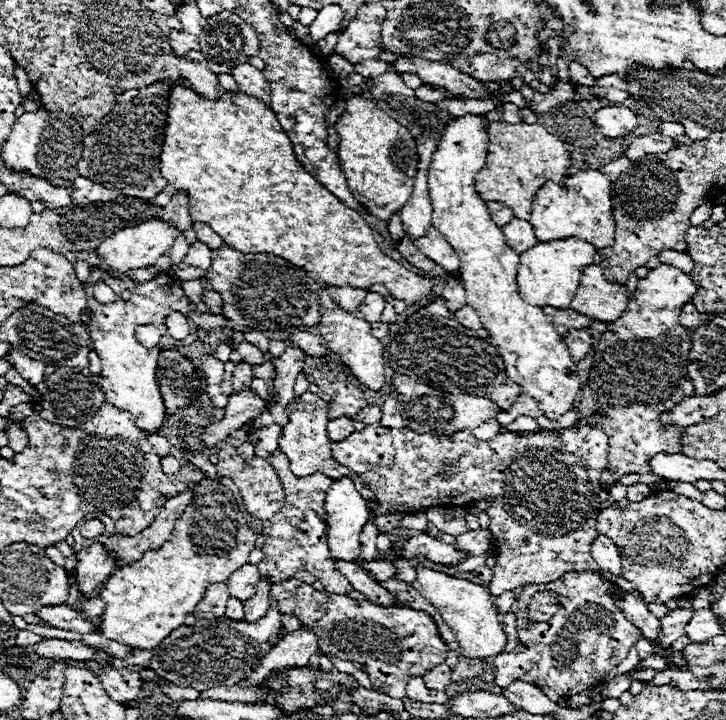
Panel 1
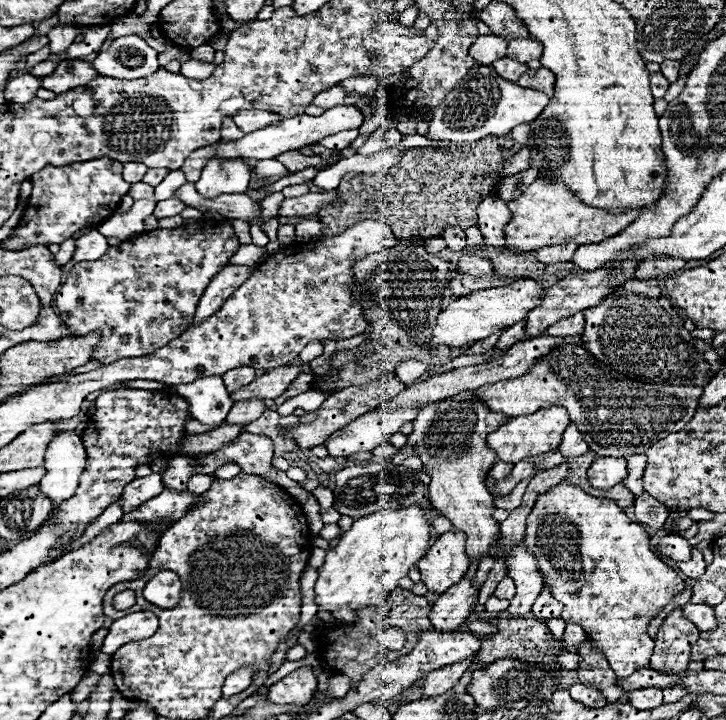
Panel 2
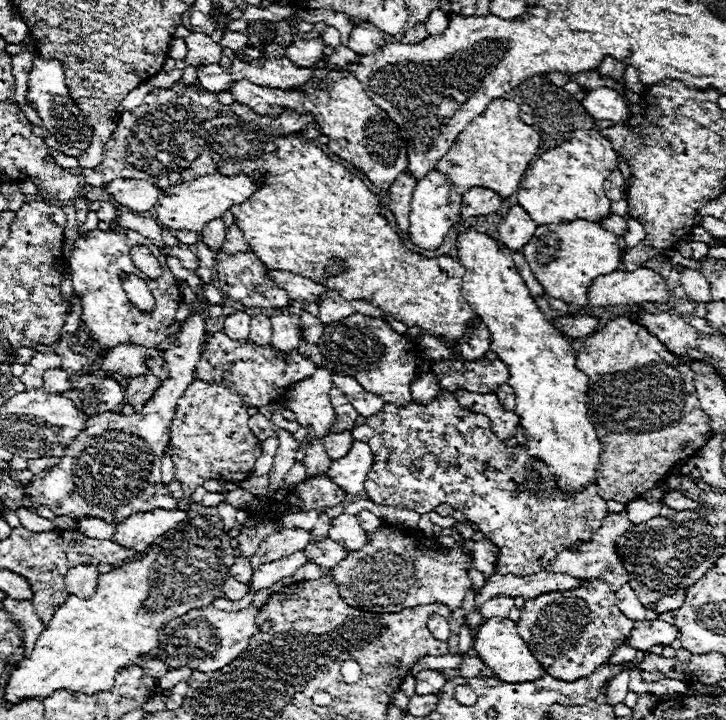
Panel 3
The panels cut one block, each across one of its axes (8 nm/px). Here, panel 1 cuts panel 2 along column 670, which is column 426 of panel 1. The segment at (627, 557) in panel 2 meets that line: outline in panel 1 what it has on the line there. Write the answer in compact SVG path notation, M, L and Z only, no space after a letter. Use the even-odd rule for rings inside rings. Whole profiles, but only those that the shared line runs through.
M424 566L416 568L416 582L412 584L426 600L428 604L436 606L450 626L450 630L458 638L458 646L462 648L462 656L466 658L492 658L504 652L506 646L506 634L500 622L500 614L496 612L496 606L492 602L492 594L486 586L472 584L462 578L452 578L442 572L428 570Z

